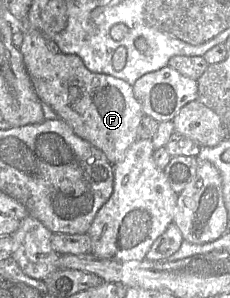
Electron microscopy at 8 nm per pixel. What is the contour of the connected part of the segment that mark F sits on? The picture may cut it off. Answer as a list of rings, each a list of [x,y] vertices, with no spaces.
[[[27,20],[20,22],[23,42],[19,50],[40,101],[48,104],[77,136],[101,150],[111,164],[121,161],[128,148],[138,139],[138,127],[145,116],[134,96],[132,86],[111,75],[91,72],[85,67],[83,60],[75,54],[52,53],[47,47],[48,39],[39,30],[31,27]]]

